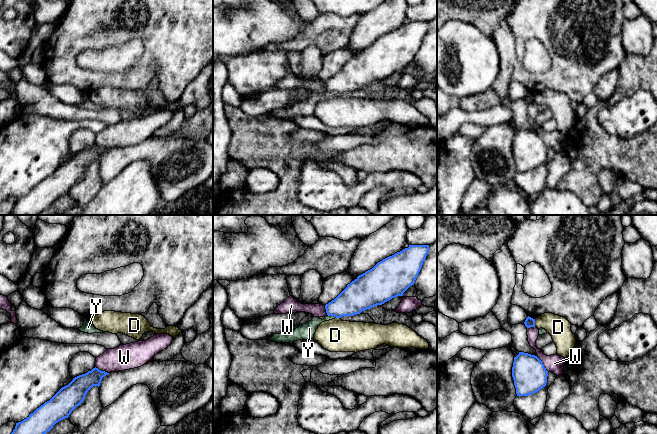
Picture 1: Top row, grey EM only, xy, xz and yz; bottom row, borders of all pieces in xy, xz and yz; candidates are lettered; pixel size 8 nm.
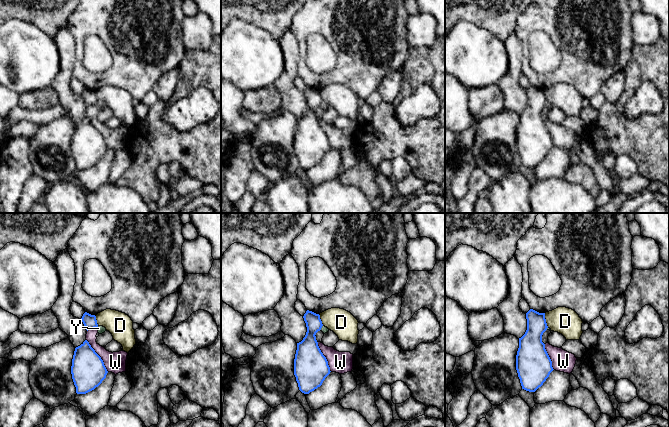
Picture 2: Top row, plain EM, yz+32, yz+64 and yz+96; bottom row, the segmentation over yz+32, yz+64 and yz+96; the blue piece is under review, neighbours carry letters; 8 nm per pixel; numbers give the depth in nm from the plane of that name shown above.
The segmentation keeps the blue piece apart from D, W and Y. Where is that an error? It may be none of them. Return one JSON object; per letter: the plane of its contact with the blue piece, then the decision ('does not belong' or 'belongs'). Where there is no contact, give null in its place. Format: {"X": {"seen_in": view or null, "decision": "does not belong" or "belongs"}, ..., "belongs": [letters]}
{"D": {"seen_in": "yz", "decision": "does not belong"}, "W": {"seen_in": "yz", "decision": "does not belong"}, "Y": {"seen_in": "xz", "decision": "does not belong"}, "belongs": []}

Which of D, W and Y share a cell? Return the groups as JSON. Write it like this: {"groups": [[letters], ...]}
{"groups": [["D"], ["W"], ["Y"]]}

